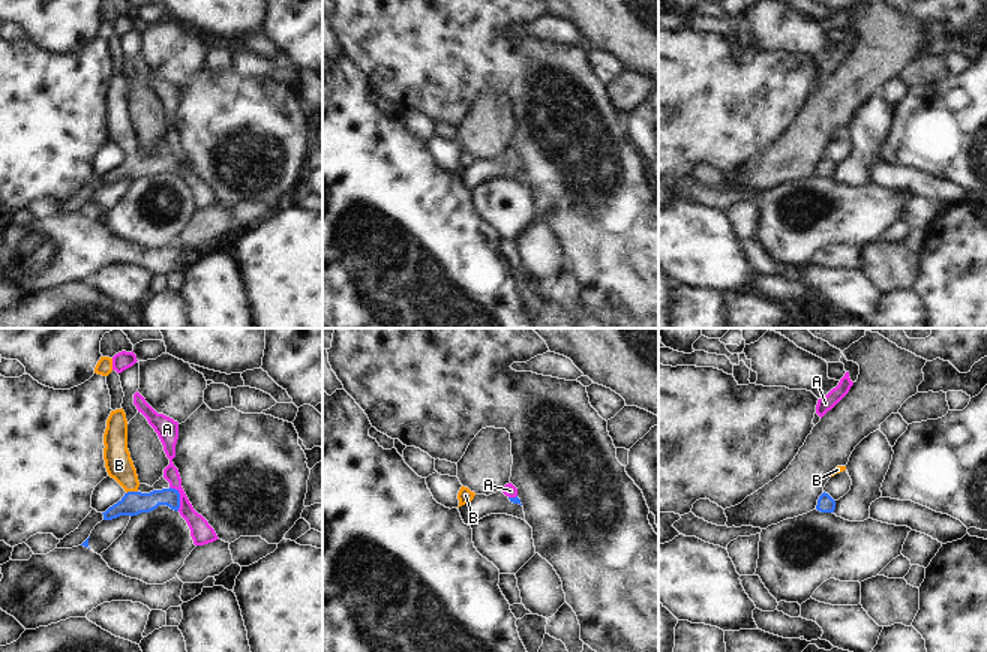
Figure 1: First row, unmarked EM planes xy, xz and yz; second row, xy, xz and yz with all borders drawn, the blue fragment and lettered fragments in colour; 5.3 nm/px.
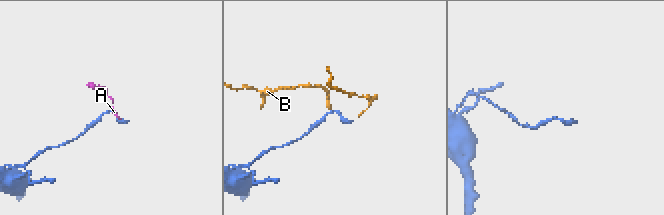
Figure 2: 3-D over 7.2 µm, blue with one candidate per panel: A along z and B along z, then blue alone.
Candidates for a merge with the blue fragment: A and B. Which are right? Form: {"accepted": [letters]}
{"accepted": ["B"]}

